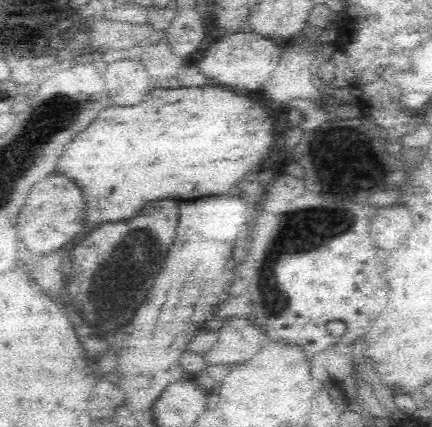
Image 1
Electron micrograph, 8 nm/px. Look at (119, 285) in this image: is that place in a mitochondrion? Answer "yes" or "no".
yes

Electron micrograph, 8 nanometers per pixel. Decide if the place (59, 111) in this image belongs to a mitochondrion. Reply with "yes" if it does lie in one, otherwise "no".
yes

